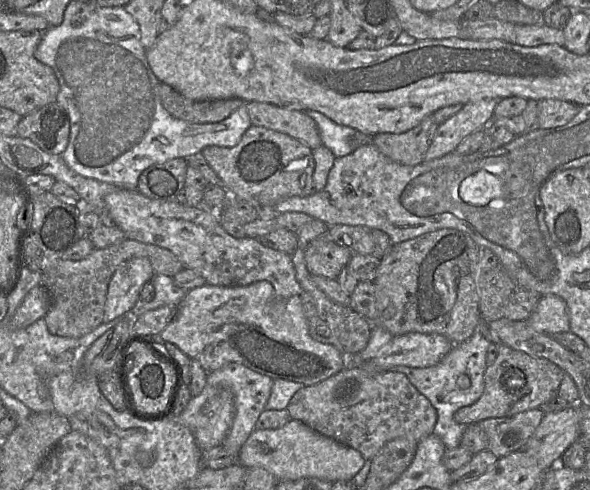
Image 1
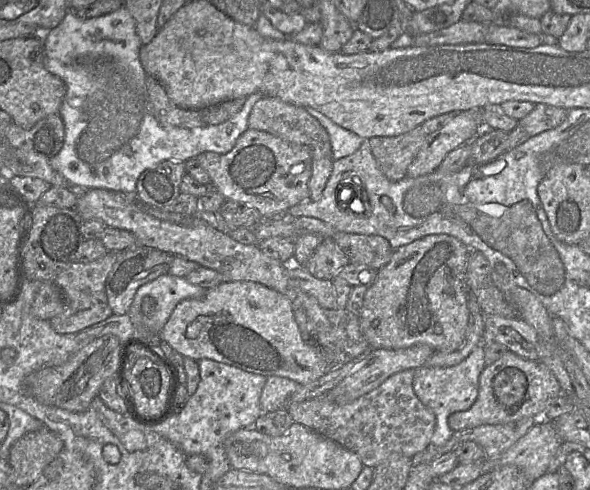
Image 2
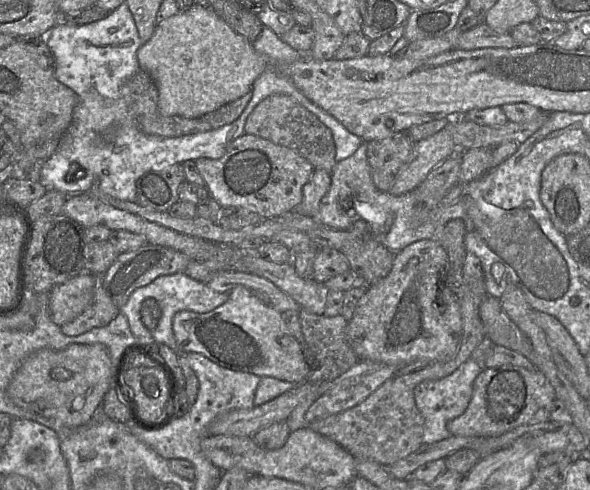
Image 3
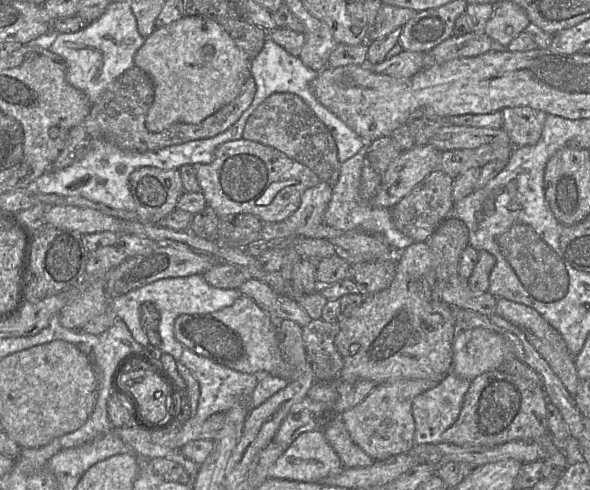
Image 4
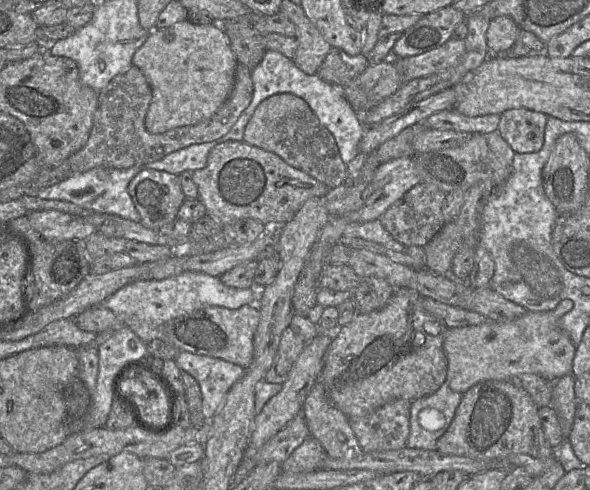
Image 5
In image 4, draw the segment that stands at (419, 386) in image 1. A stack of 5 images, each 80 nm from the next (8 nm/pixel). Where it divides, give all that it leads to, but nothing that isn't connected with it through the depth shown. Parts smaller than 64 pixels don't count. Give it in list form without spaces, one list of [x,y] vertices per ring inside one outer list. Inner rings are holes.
[[[450,372],[439,384],[416,396],[412,403],[412,414],[415,422],[414,443],[437,444],[441,442],[441,435],[458,418],[463,398],[470,387],[470,380],[458,377]]]

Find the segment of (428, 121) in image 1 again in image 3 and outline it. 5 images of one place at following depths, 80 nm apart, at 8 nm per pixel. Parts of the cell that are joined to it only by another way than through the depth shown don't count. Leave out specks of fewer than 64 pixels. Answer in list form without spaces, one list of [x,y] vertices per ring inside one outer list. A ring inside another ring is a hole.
[[[406,132],[368,142],[367,161],[377,189],[388,192],[414,144]]]

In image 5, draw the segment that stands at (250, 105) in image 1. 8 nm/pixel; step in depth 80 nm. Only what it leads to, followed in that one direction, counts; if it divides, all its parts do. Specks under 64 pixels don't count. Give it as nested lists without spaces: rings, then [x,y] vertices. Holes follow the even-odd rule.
[[[274,94],[260,102],[245,126],[243,141],[275,153],[330,189],[348,180],[347,166],[340,157],[333,135],[320,123],[308,104],[293,94]]]

